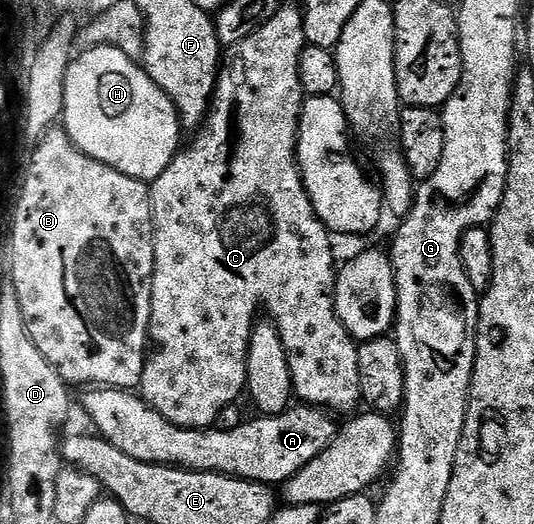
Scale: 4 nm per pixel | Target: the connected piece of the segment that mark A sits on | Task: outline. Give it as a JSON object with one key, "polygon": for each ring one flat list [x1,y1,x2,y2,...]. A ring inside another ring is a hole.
{"polygon":[[98,387,84,392,85,411,89,419,94,423,96,434,106,439,119,453,127,453,127,457,135,457,135,461,144,463,161,463,165,467,181,467,185,471,210,471,220,475,230,475,236,479,246,479,256,483,267,483,270,485,283,485,303,465,315,461,327,445,337,435,338,424,333,423,334,416,330,412,312,405,293,405,288,411,281,415,268,417,256,417,250,423,241,423,230,431,217,431,218,429,192,429,189,427,176,427,169,423,150,407,140,394,129,389,118,389,115,387]]}

